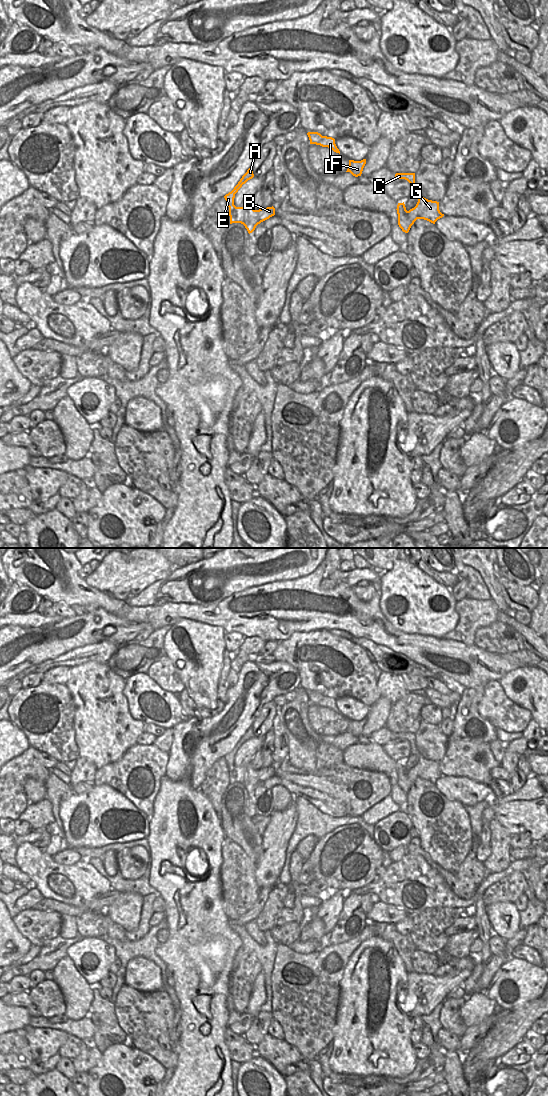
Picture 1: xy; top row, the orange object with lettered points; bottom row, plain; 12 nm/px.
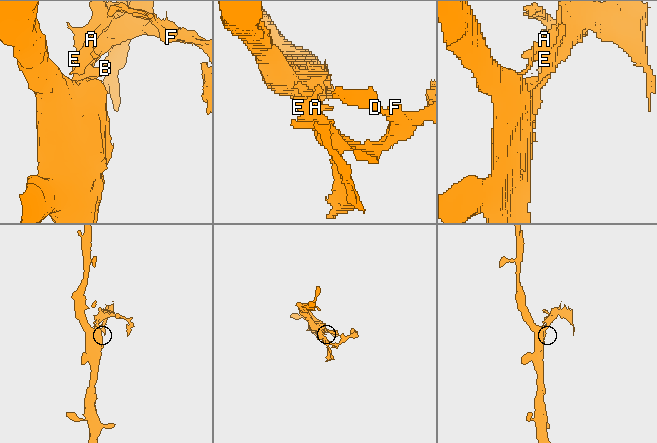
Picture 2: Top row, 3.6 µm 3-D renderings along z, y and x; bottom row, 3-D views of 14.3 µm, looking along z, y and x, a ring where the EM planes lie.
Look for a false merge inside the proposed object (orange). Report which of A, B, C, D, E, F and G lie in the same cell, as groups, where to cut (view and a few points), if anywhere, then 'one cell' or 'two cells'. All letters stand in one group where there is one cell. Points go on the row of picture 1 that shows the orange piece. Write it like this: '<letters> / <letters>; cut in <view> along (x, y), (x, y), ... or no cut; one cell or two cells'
A C D E F G / B; cut in xy along (237, 207), (229, 212); two cells

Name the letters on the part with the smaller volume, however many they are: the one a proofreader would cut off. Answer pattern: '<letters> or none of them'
A, C, D, E, F, G

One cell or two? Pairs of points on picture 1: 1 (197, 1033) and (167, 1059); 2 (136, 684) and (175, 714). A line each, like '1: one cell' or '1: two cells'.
1: two cells
2: one cell

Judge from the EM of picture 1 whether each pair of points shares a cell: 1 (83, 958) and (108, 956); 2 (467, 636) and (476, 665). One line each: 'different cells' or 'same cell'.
1: same cell
2: different cells

